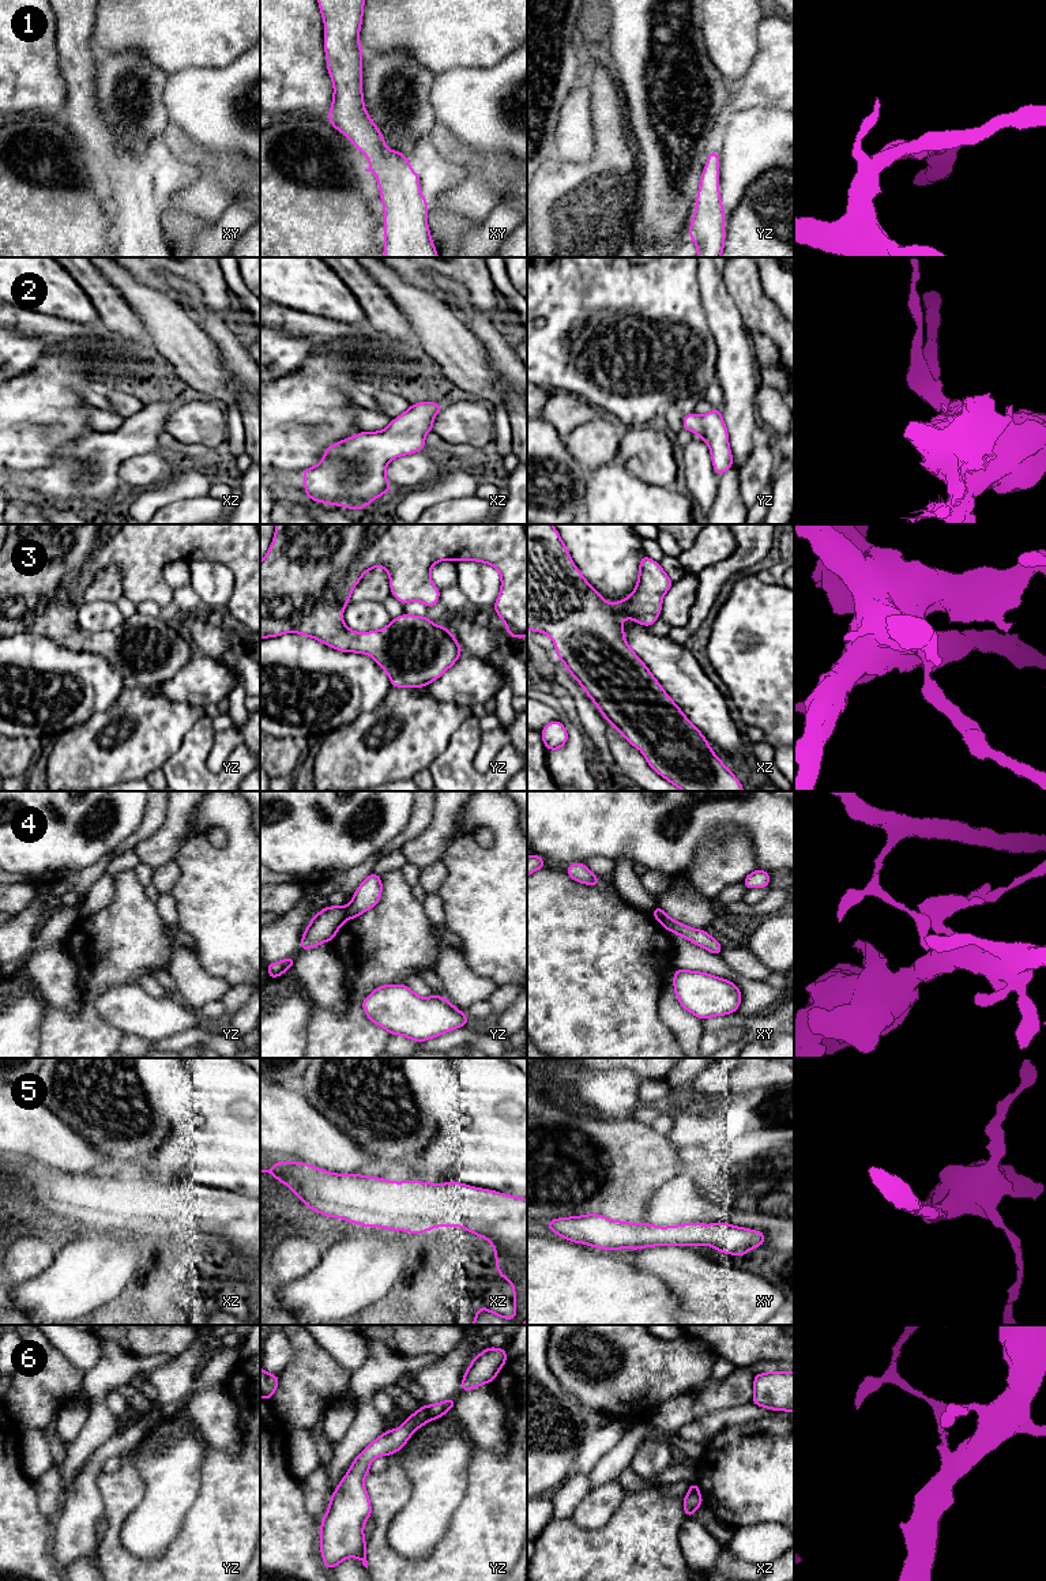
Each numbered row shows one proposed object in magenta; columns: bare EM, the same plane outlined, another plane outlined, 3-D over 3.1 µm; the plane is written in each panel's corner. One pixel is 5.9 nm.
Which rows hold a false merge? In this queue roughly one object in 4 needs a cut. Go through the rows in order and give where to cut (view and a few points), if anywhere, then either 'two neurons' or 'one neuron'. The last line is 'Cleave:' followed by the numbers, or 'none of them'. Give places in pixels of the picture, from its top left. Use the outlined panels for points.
1: cut none; one neuron
2: cut none; one neuron
3: cut none; one neuron
4: cut yz (343, 907), (346, 919); two neurons
5: cut none; one neuron
6: cut yz (425, 1406), (431, 1418); two neurons
Cleave: 4, 6

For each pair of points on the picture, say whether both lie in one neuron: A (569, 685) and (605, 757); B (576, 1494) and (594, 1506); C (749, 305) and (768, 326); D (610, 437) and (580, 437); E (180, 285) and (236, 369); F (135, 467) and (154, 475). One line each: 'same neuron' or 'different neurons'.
A: same neuron
B: different neurons
C: same neuron
D: same neuron
E: same neuron
F: same neuron

